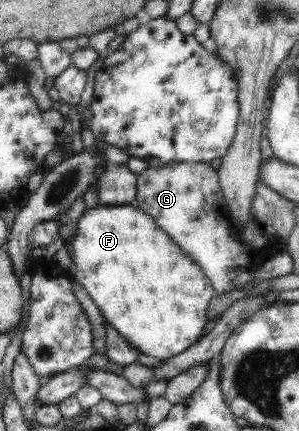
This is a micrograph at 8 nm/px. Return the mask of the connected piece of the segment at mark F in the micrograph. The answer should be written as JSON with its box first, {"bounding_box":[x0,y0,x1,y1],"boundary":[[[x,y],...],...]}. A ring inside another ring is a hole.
{"bounding_box":[70,204,216,359],"boundary":[[[97,204],[80,216],[70,243],[78,283],[98,305],[104,320],[142,355],[169,359],[185,352],[199,340],[207,324],[208,306],[216,296],[215,290],[204,270],[157,225],[155,218],[133,204]]]}

